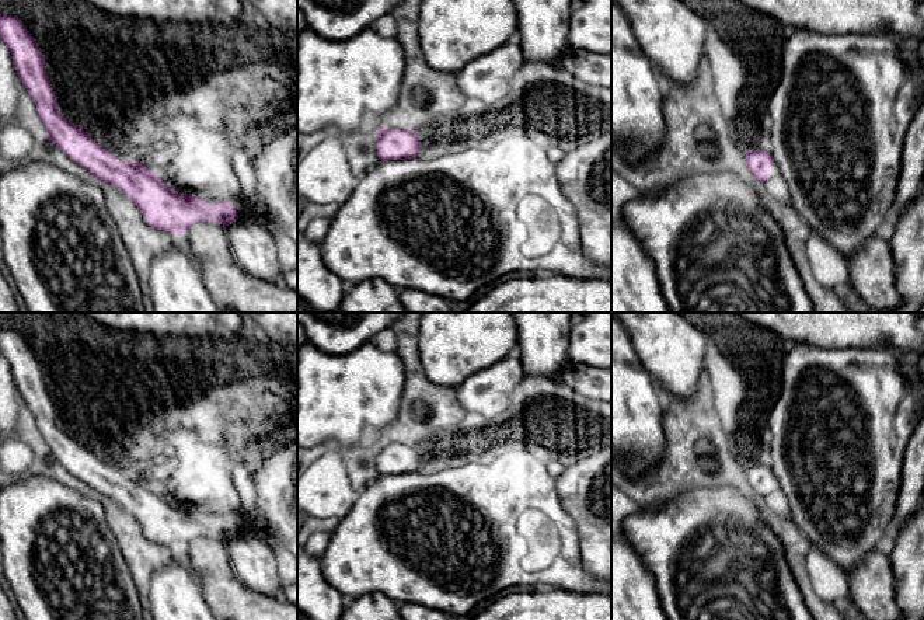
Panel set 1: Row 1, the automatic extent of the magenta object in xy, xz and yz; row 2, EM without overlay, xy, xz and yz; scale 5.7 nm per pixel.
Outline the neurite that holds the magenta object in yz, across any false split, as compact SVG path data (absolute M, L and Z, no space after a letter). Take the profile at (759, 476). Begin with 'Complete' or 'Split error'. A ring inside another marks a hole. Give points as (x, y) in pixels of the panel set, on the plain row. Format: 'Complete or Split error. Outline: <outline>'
Complete. Outline: M750 464L746 466L746 480L753 488L753 491L764 498L771 492L770 481L774 477L774 473L766 464Z

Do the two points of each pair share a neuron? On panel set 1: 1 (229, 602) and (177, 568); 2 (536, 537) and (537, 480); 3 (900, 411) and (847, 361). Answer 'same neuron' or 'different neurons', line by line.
1: different neurons
2: same neuron
3: same neuron

